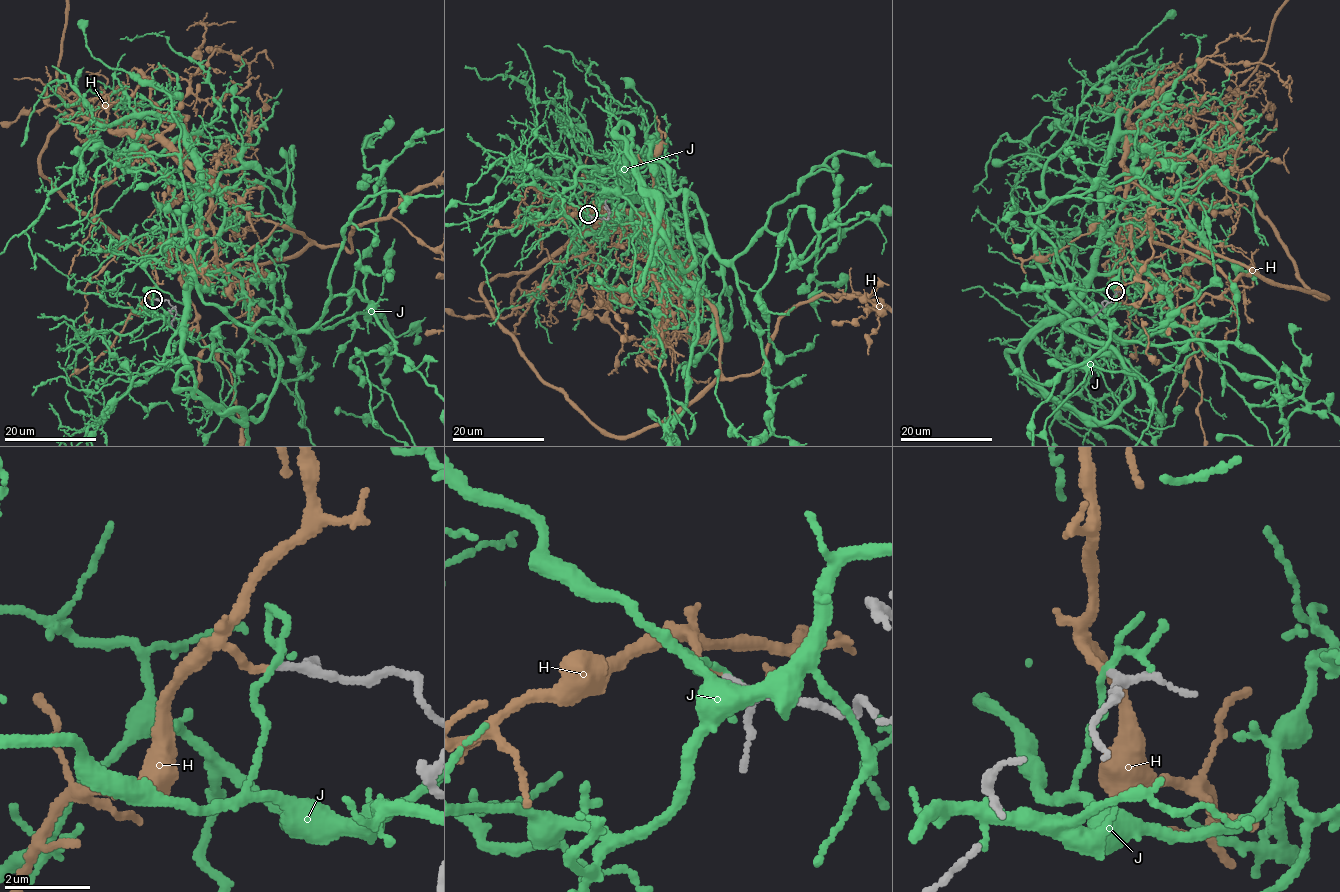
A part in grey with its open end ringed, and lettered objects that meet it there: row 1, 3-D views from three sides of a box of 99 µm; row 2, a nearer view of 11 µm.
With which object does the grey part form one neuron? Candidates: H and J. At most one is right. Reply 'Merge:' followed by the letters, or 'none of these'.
Merge: H

